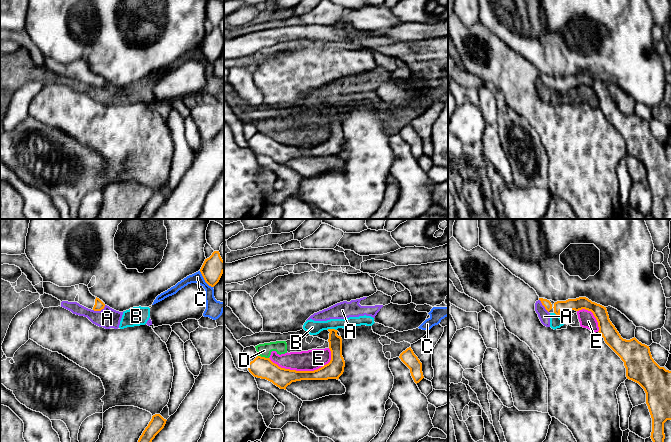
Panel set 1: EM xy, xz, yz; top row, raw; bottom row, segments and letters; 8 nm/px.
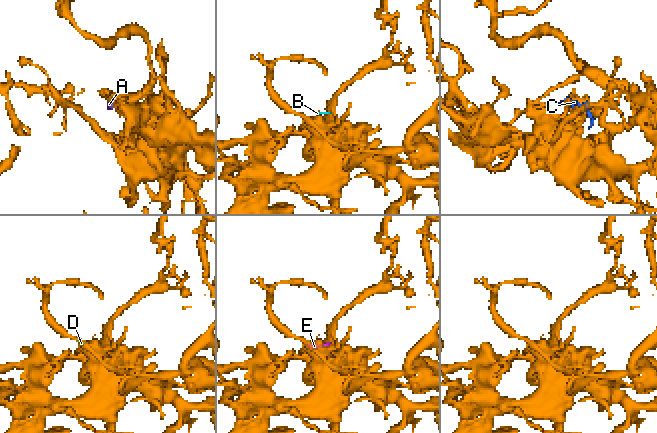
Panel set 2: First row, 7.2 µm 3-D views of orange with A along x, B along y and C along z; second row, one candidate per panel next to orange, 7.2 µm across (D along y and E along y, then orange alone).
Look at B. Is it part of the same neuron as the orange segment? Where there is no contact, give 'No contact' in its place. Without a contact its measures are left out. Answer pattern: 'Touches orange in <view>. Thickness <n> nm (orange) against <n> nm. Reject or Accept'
Touches orange in xz. Thickness 110 nm (orange) against 110 nm. Reject

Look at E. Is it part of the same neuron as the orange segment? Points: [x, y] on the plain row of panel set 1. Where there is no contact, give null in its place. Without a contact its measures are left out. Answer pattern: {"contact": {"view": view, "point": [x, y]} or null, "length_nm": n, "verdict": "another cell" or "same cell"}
{"contact": {"view": "xz", "point": [303, 147]}, "length_nm": 500, "verdict": "another cell"}

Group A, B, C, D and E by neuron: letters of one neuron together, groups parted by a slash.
A B C D E

